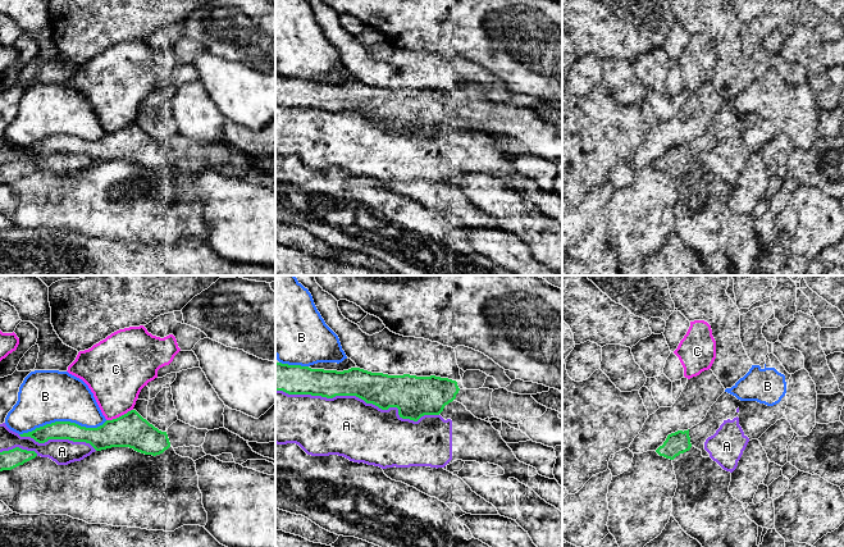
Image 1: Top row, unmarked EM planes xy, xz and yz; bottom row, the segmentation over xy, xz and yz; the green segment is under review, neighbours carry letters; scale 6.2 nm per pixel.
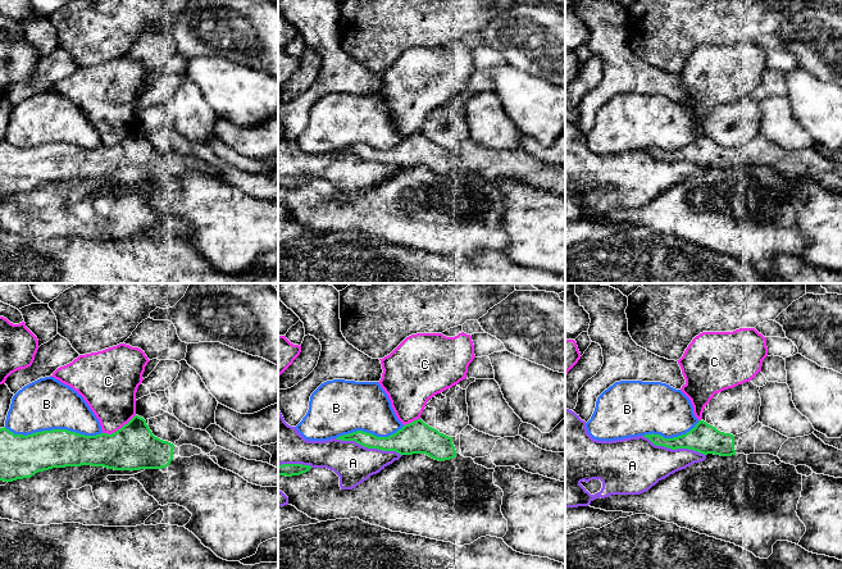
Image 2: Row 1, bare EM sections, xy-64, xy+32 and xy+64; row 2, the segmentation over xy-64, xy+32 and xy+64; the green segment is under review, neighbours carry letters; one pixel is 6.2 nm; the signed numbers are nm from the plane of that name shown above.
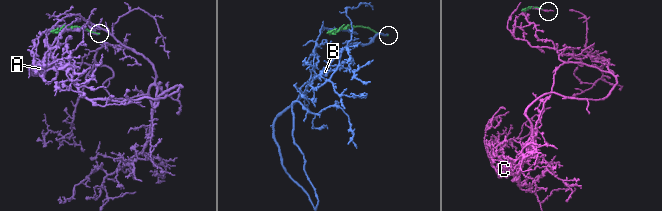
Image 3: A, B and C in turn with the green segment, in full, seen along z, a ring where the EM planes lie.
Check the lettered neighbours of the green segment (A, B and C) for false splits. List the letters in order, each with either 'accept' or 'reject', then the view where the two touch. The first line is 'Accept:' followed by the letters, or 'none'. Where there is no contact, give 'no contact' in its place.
Accept: none
A: reject; meets green in xz
B: reject; meets green in xy
C: reject; meets green in xy

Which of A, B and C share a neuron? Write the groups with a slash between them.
A / B / C

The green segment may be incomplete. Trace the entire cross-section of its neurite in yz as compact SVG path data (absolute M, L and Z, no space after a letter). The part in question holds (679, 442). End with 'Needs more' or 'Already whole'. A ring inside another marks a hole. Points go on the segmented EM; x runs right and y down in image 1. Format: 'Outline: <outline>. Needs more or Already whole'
Outline: M689 429L678 430L667 436L662 446L660 446L656 452L660 456L674 460L680 453L689 451L692 447Z. Already whole

